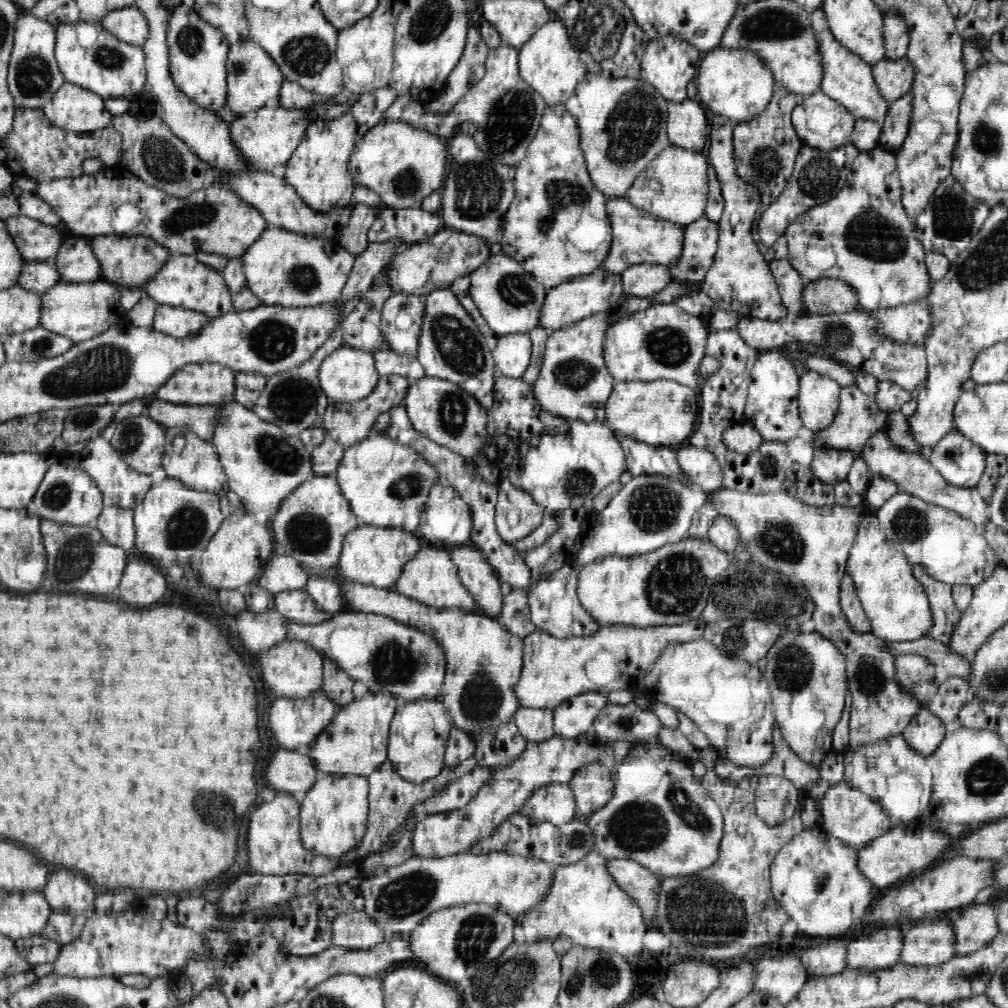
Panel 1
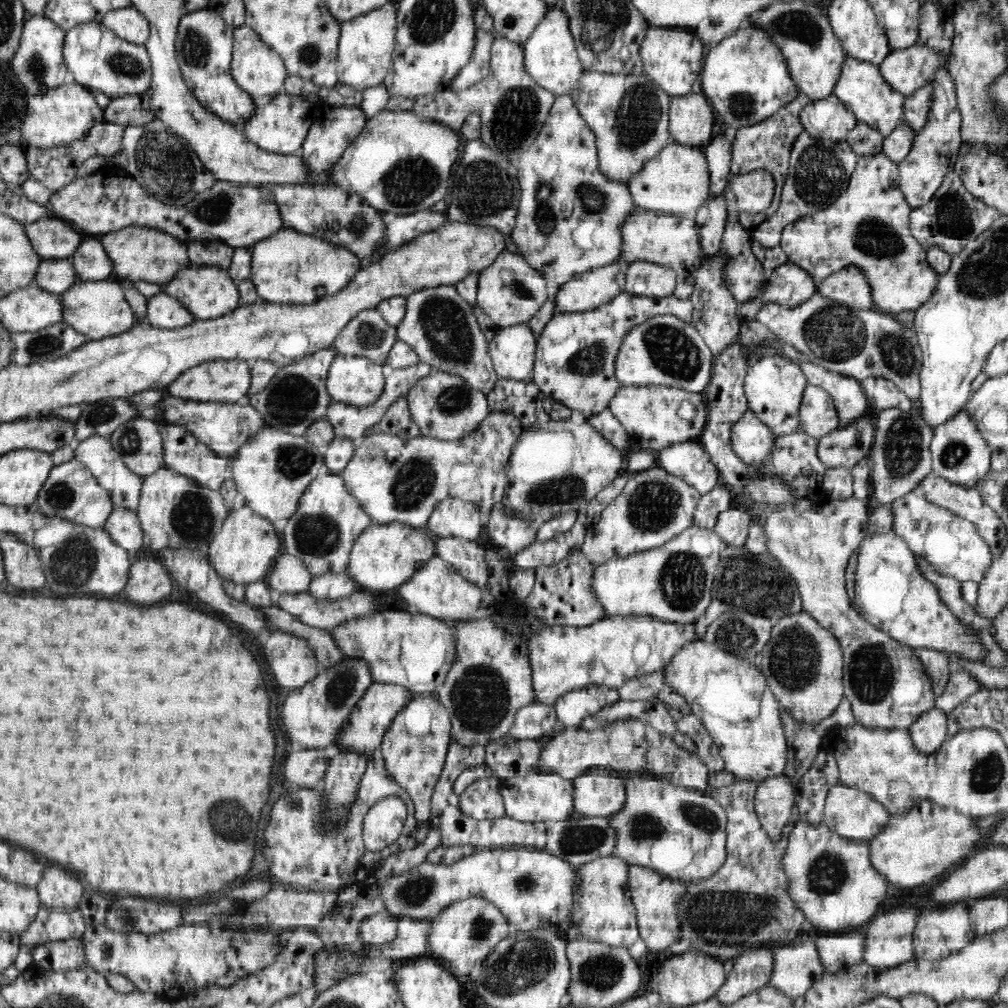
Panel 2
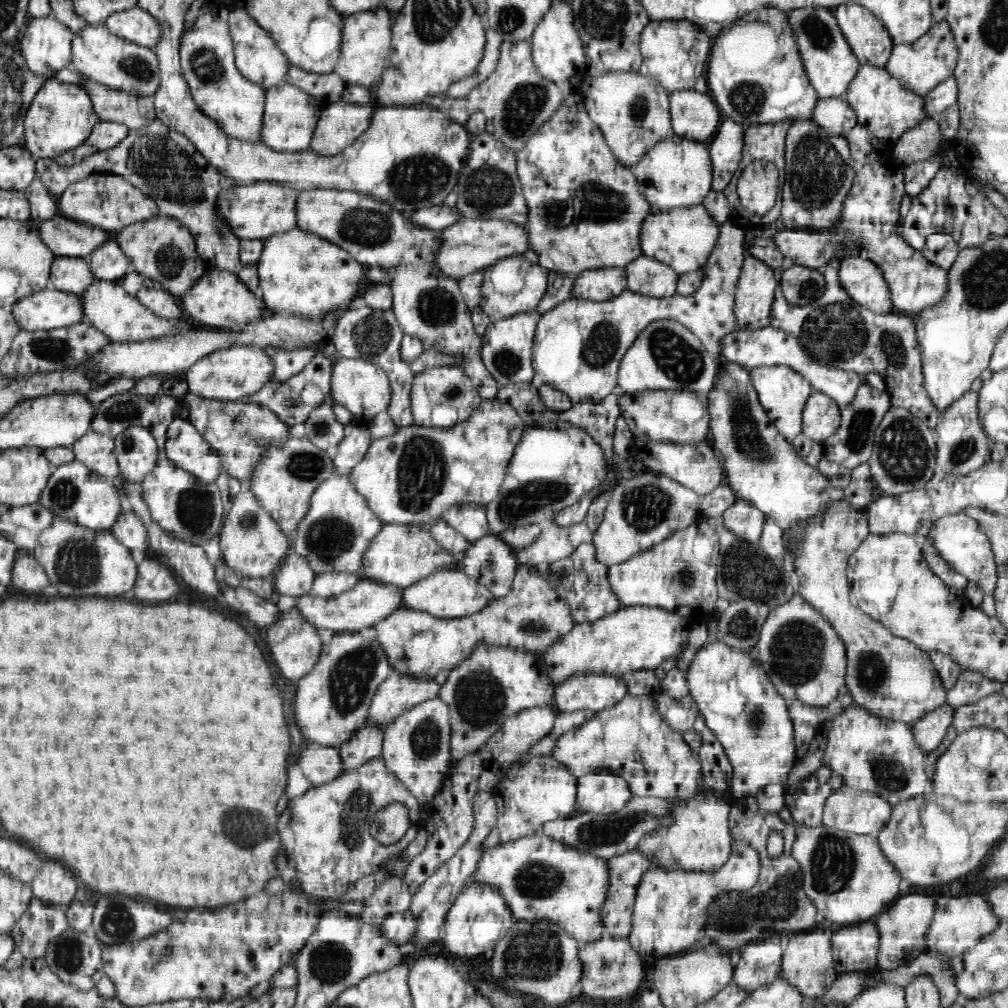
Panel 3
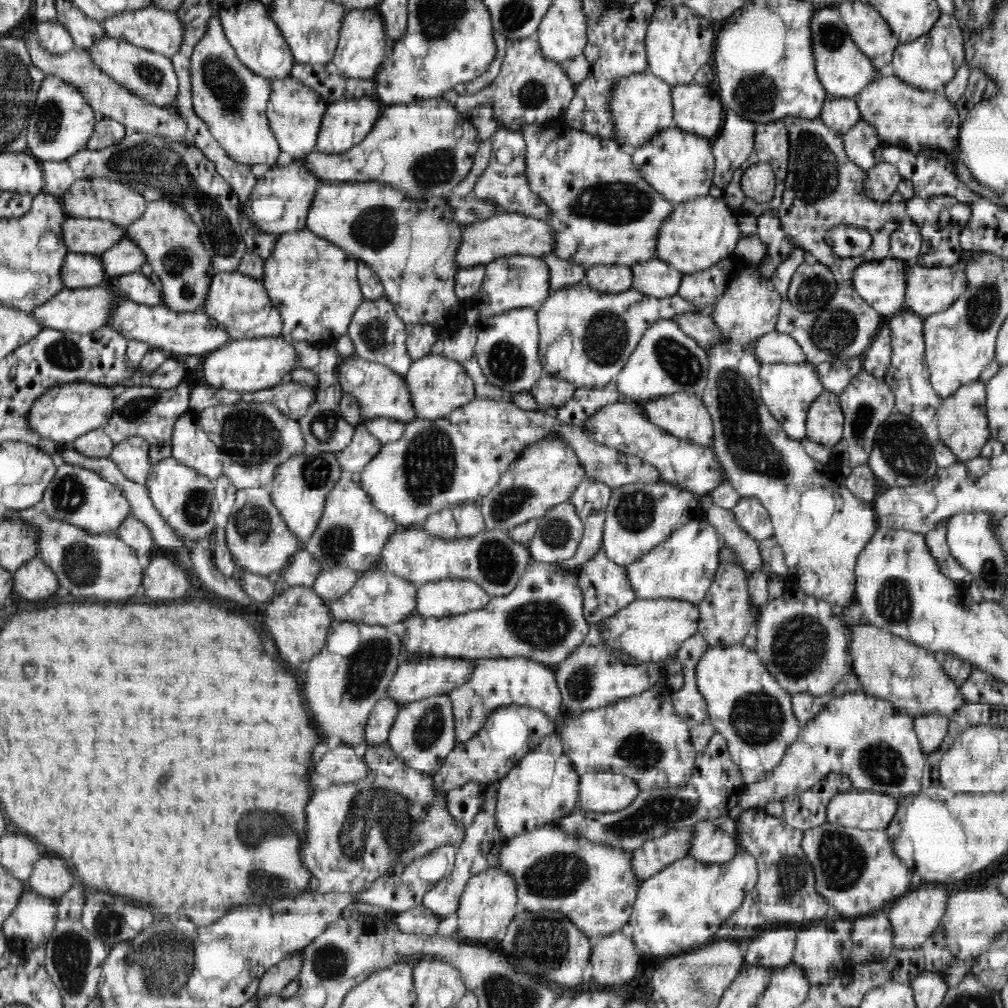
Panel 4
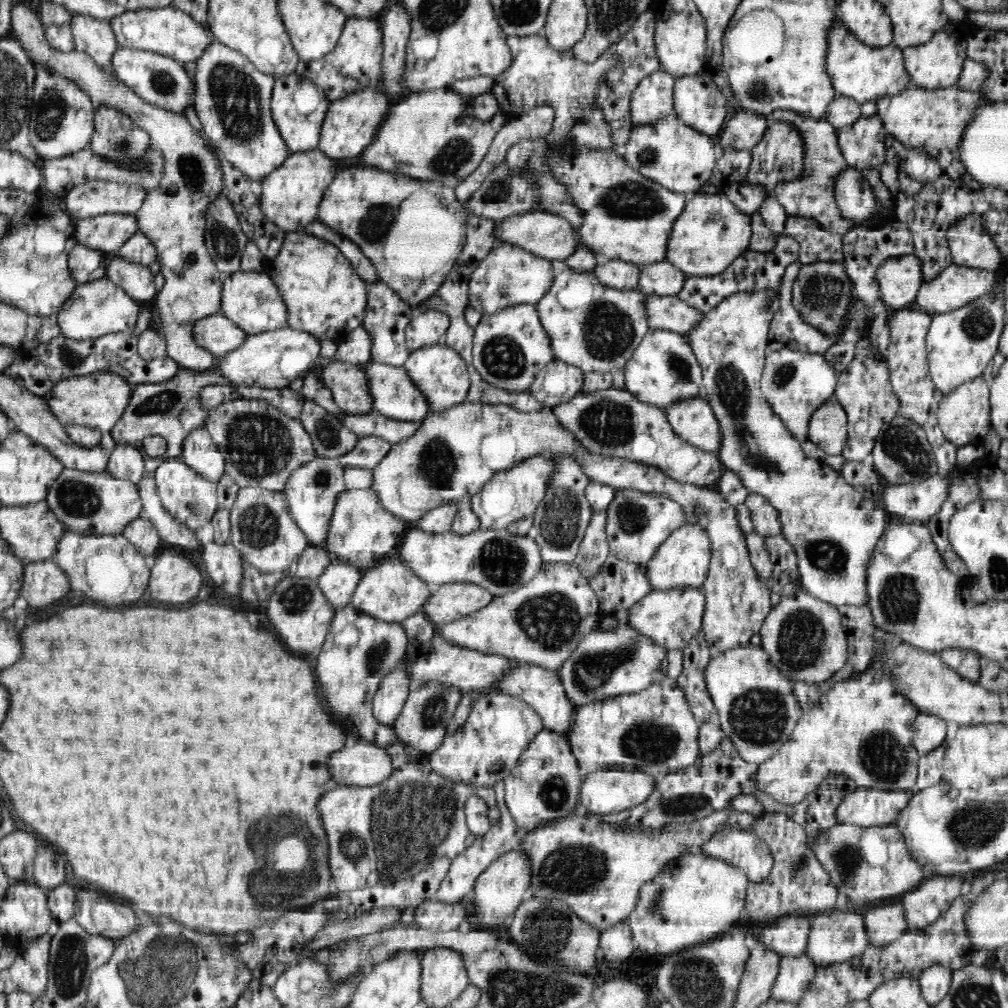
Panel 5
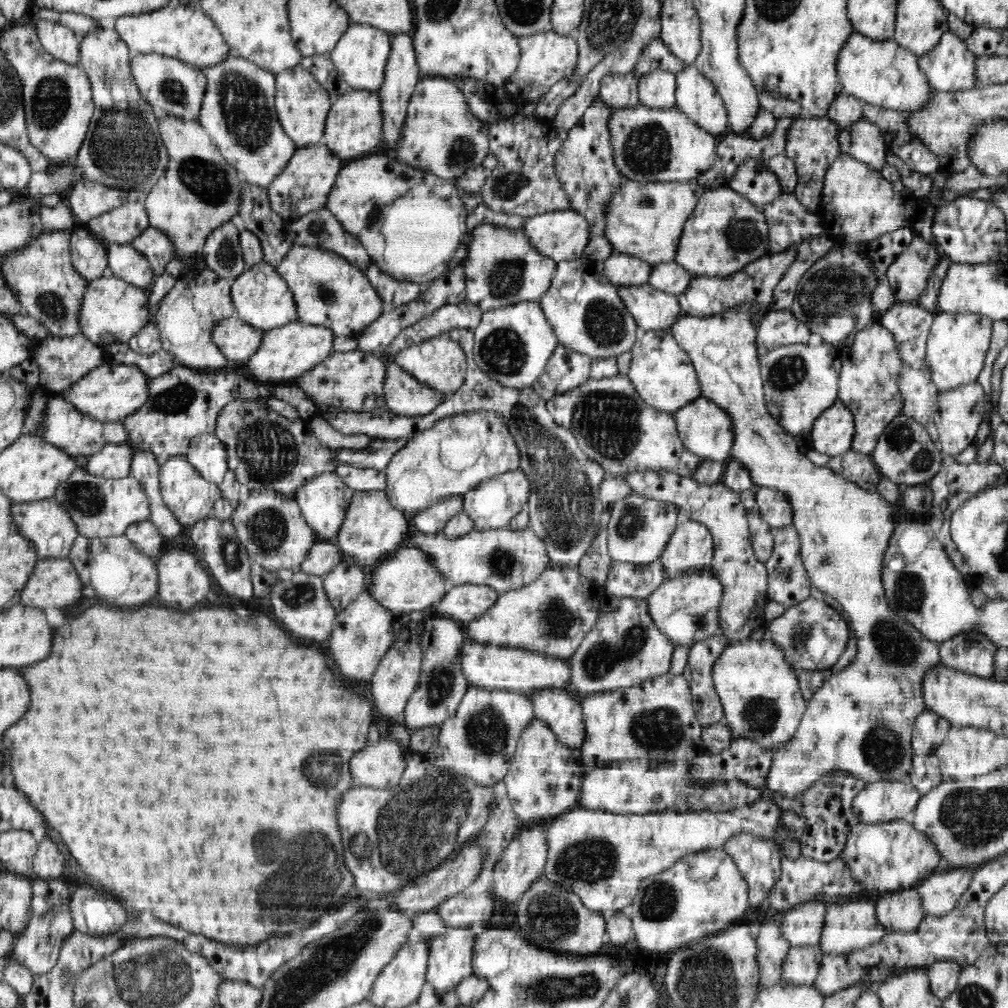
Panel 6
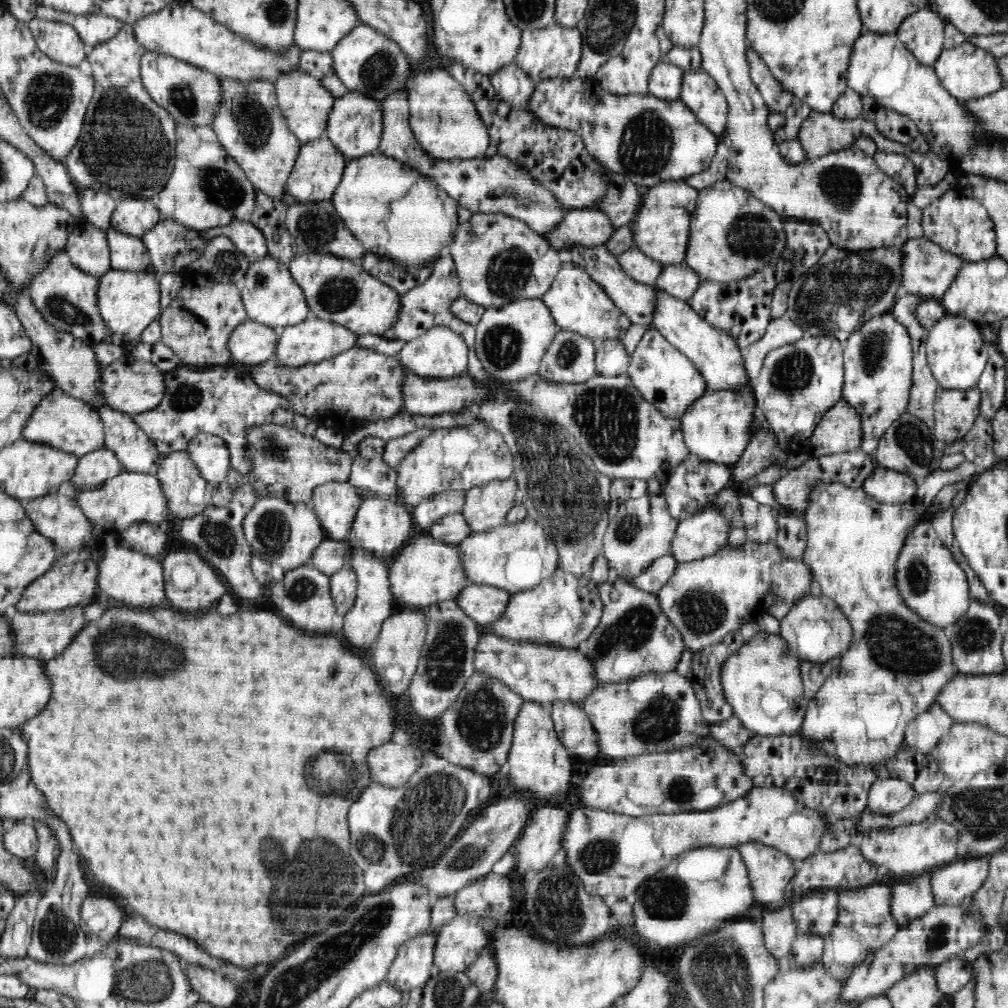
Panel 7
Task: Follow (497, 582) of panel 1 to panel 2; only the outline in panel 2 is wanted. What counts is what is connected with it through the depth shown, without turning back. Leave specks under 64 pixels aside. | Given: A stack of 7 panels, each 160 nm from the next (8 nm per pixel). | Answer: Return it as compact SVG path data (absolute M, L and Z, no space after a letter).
M438 538L436 548L437 555L442 560L451 562L466 580L487 590L487 562L485 550L480 544L460 538Z

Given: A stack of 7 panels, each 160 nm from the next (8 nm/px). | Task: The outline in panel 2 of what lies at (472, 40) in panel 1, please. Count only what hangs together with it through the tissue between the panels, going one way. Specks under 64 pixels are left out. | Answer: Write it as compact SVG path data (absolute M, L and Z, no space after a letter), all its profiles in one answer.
M477 29L476 45L469 64L460 70L460 74L448 86L452 92L470 88L489 75L491 47L496 37L497 34L491 30Z

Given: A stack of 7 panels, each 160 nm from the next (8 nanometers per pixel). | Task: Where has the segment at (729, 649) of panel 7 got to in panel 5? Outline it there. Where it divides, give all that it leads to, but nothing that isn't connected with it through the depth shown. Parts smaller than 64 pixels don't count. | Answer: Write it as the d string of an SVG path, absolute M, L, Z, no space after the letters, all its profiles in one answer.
M698 633L686 648L683 648L683 668L676 679L699 725L716 720L717 717L716 705L710 698L704 680L704 668L708 666L709 660L714 655L708 641L704 638L704 633Z

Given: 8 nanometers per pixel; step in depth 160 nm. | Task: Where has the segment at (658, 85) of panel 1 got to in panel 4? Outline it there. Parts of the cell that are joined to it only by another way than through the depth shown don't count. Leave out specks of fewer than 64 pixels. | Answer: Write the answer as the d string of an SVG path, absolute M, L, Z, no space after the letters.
M672 4L655 8L645 36L648 70L671 87L694 82L694 74L712 61L716 33L711 22L690 8L674 8Z

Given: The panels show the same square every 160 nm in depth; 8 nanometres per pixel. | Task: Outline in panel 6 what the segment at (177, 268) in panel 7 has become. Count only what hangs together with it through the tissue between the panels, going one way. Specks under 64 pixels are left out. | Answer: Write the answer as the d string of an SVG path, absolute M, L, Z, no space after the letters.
M148 227L130 242L150 265L153 276L162 276L165 273L166 265L172 262L172 241L166 237L164 231L158 228Z

